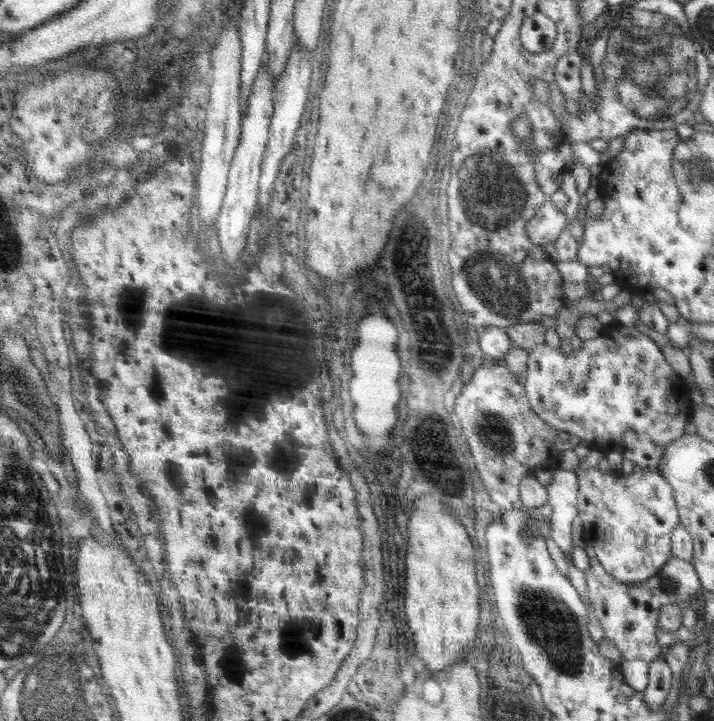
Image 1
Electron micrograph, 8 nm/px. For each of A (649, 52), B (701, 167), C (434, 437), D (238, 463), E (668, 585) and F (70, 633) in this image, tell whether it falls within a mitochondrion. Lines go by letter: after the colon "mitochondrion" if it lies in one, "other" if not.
A: mitochondrion
B: mitochondrion
C: mitochondrion
D: other
E: mitochondrion
F: mitochondrion

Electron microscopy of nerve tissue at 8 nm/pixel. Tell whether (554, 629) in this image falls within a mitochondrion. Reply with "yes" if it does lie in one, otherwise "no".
yes

